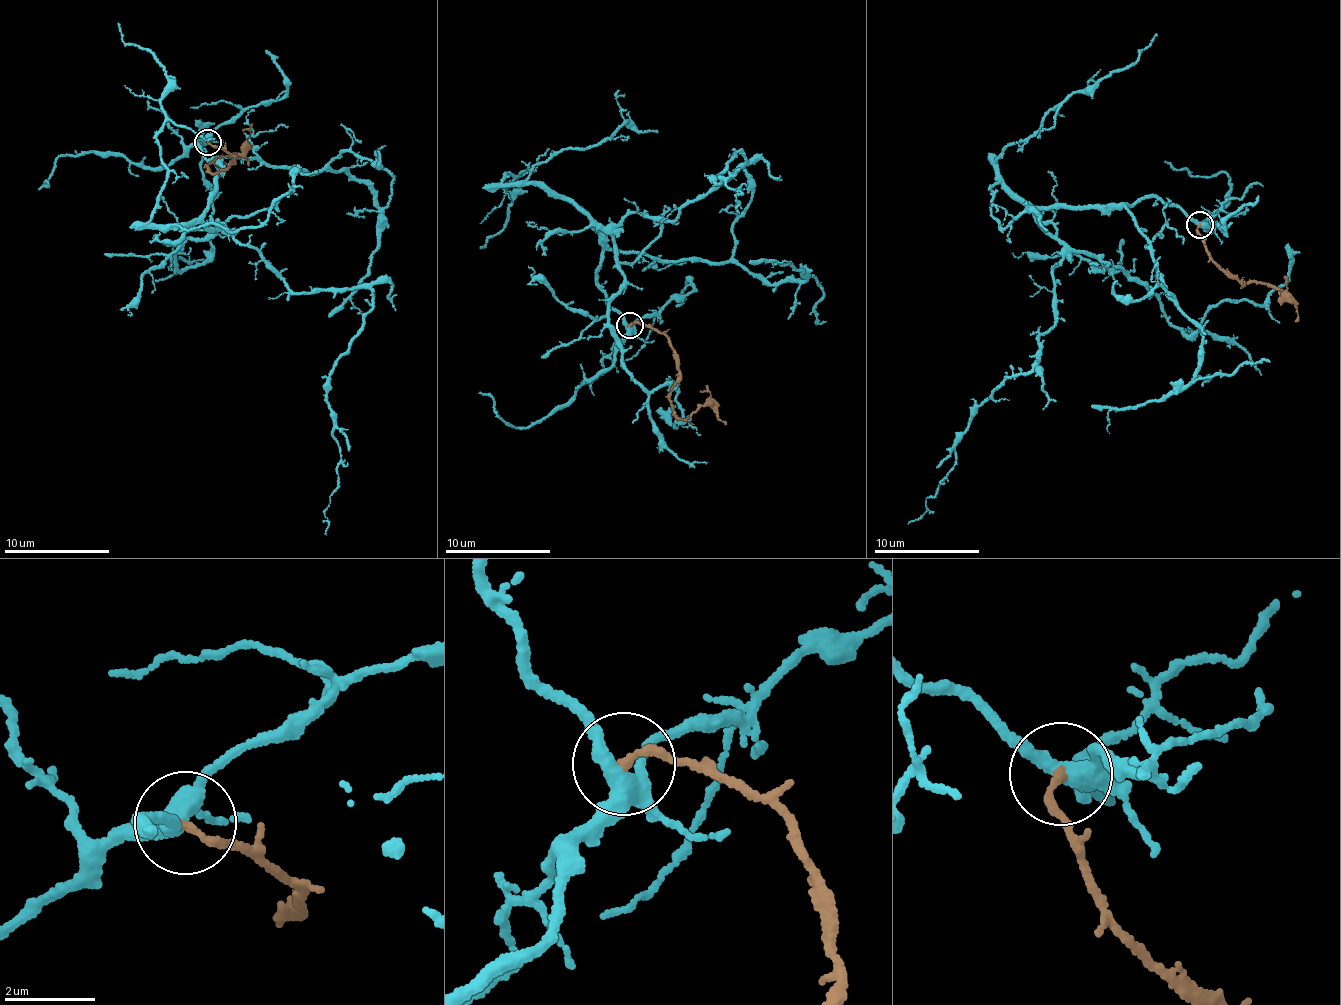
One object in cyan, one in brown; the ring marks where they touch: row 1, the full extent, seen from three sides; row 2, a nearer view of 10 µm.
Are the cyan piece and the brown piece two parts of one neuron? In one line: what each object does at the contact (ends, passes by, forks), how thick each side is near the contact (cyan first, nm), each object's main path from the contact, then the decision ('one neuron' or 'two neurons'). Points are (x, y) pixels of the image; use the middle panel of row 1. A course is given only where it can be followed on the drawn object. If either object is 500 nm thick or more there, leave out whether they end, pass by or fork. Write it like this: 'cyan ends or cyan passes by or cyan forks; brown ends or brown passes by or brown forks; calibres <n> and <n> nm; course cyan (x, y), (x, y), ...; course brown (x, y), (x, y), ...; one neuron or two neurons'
cyan forks; brown ends; calibres 400 and 180 nm; course cyan (629, 325), (570, 199), (607, 227), (665, 223), (733, 179), (738, 151), (713, 177), (737, 198); course brown (629, 325), (638, 323), (659, 331), (674, 351), (679, 372), (669, 402), (679, 418), (706, 406), (707, 384); two neurons

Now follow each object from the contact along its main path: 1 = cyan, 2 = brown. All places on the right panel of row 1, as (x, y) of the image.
1: (1199, 225), (1158, 199), (1035, 212), (1064, 247), (1040, 364), (1006, 379), (975, 408), (948, 475), (907, 524)
2: (1199, 225), (1207, 255), (1240, 281), (1246, 284), (1257, 280), (1275, 288), (1283, 298), (1285, 276)

